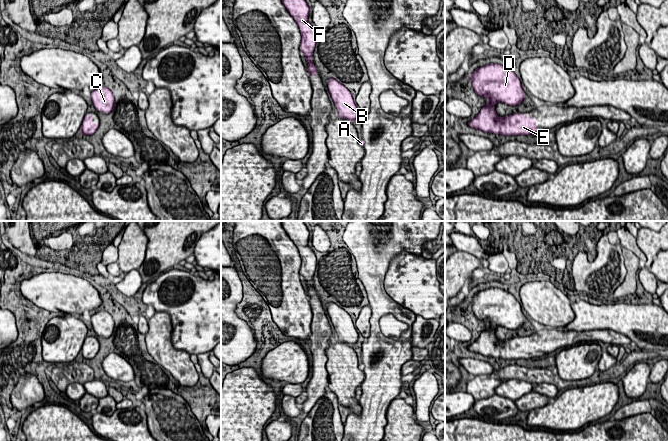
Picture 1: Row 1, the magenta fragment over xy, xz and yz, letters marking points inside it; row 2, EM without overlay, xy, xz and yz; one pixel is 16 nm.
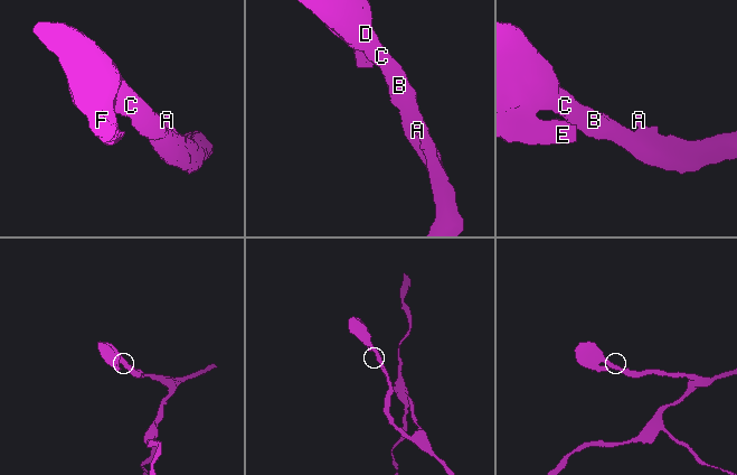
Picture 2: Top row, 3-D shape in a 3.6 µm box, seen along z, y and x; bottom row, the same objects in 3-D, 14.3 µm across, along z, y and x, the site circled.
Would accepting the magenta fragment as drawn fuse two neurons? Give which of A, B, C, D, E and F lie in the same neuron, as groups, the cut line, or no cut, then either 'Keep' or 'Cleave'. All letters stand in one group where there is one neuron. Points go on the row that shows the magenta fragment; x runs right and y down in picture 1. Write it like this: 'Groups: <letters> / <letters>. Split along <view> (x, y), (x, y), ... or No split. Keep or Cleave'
Groups: A B C D E F. No split. Keep

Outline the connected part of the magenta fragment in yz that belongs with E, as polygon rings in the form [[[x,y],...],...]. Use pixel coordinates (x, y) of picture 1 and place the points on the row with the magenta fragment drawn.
[[[490,63],[477,68],[468,77],[475,93],[487,98],[487,104],[468,122],[470,127],[505,136],[536,133],[536,119],[518,112],[499,117],[494,109],[496,103],[516,106],[525,98],[521,81],[511,69]]]

